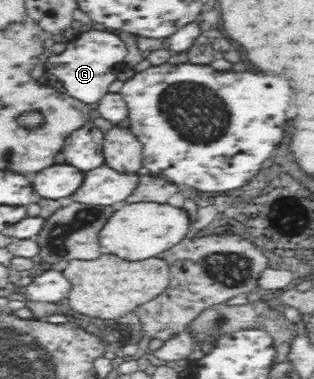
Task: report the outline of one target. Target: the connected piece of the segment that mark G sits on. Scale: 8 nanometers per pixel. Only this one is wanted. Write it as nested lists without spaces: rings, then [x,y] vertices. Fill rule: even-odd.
[[[90,30],[83,34],[73,34],[66,48],[58,55],[46,60],[47,72],[54,74],[63,84],[63,92],[71,98],[85,104],[99,102],[105,93],[109,93],[109,84],[117,80],[117,68],[125,64],[127,47],[119,36],[105,30]]]

